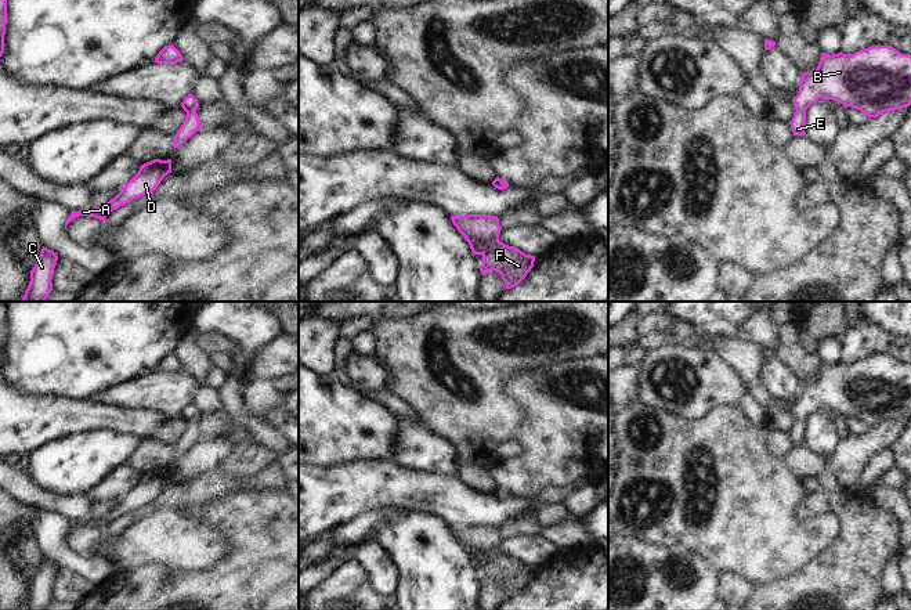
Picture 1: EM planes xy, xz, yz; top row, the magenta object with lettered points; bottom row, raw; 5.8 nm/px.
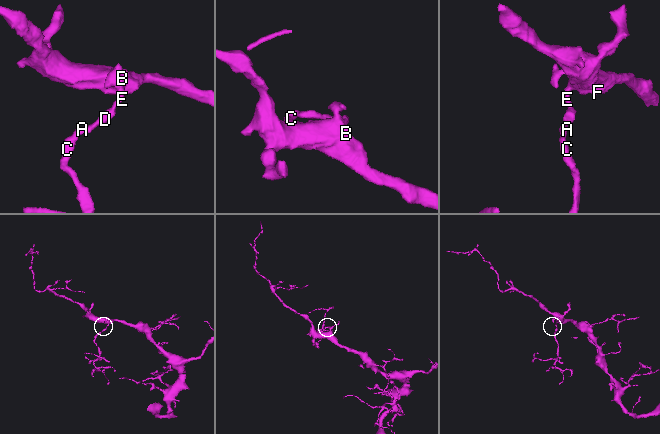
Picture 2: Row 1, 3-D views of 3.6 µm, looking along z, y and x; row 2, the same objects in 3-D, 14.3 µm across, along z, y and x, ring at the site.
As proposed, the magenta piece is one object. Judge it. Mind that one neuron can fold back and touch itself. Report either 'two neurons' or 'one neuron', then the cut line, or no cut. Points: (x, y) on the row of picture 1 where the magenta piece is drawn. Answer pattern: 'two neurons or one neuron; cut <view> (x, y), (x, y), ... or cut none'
one neuron; cut none

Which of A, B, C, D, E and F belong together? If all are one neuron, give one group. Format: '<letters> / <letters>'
A B C D E F

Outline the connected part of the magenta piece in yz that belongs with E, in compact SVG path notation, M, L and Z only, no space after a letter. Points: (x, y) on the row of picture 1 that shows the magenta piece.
M871 46L853 54L823 53L817 69L802 75L799 93L792 100L796 109L789 122L793 136L805 136L806 109L820 98L834 100L845 109L856 108L868 118L907 108L911 105L911 55L890 46Z

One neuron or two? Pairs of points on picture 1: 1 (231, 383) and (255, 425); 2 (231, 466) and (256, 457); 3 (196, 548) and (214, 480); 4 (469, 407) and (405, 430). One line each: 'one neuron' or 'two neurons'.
1: one neuron
2: one neuron
3: one neuron
4: two neurons

